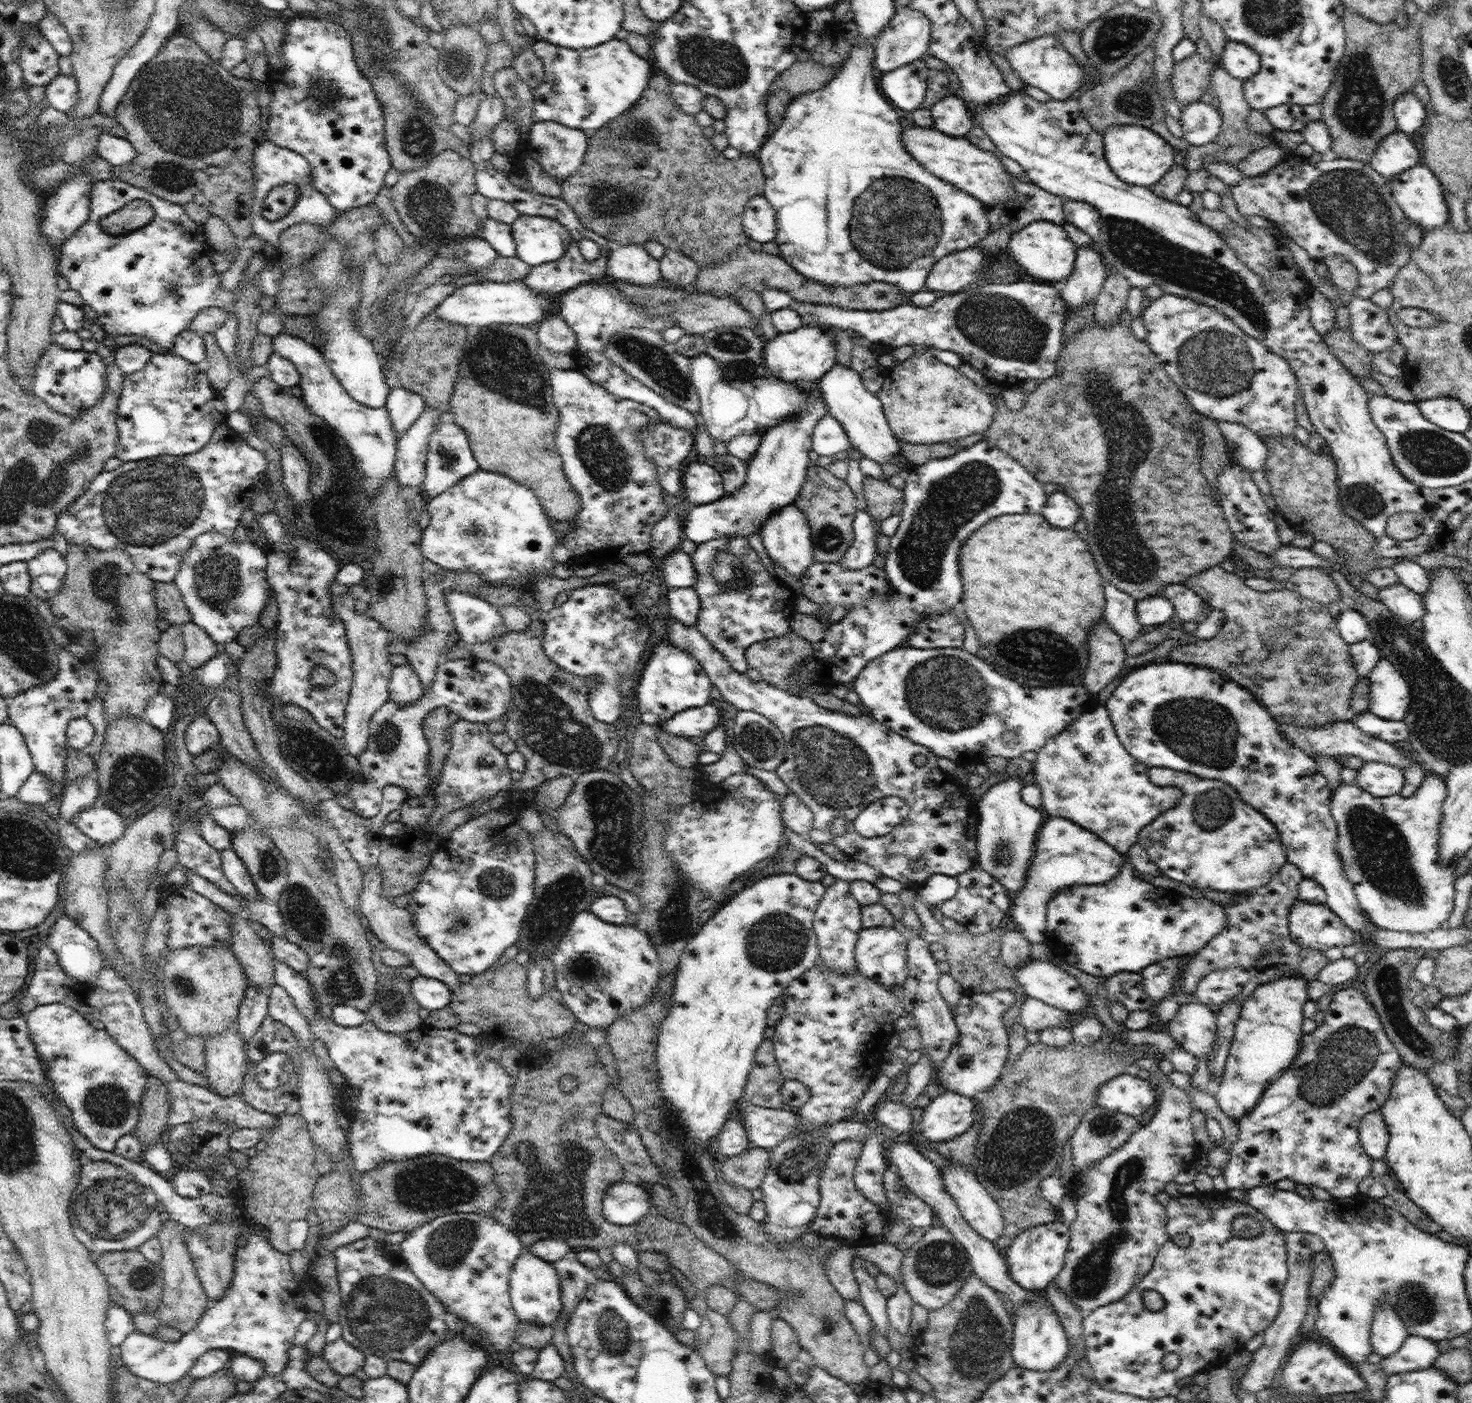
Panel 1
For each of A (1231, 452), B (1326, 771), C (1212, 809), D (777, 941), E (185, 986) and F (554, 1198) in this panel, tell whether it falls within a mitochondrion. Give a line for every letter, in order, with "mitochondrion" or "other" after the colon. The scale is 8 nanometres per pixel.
A: other
B: other
C: mitochondrion
D: mitochondrion
E: mitochondrion
F: mitochondrion

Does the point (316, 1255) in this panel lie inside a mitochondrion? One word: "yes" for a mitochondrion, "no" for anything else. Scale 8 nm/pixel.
no

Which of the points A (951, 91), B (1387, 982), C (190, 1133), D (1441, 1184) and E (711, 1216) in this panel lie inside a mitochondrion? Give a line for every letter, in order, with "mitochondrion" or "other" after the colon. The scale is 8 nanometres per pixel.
A: other
B: mitochondrion
C: other
D: other
E: mitochondrion

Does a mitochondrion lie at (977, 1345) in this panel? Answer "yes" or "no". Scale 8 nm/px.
yes

